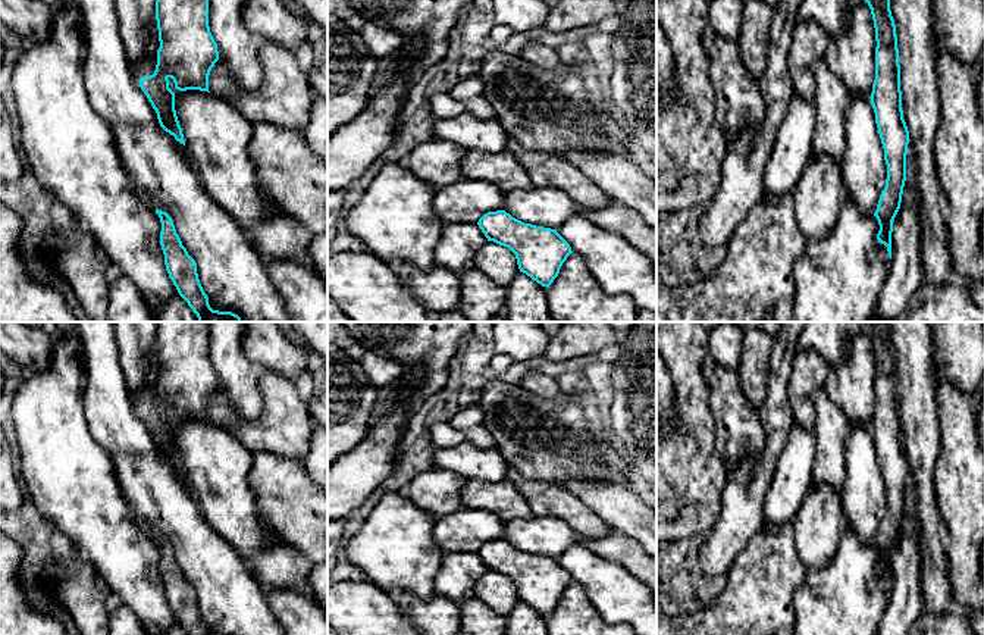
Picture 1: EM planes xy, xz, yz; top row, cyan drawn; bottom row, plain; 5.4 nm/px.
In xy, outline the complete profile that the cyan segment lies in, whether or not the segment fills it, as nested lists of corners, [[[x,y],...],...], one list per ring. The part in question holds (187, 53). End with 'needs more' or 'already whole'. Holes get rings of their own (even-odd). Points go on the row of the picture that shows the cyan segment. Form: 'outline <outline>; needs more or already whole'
outline [[[156,0],[160,47],[153,75],[140,78],[140,87],[157,113],[160,126],[185,146],[175,110],[175,93],[209,91],[209,75],[219,60],[217,44],[209,26],[209,0]]]; already whole

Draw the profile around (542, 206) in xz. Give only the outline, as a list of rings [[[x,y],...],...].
[[[469,148],[461,173],[496,184],[505,191],[502,210],[524,223],[557,229],[576,215],[577,204],[568,194],[560,188],[535,187],[526,168],[507,148],[499,153]]]

